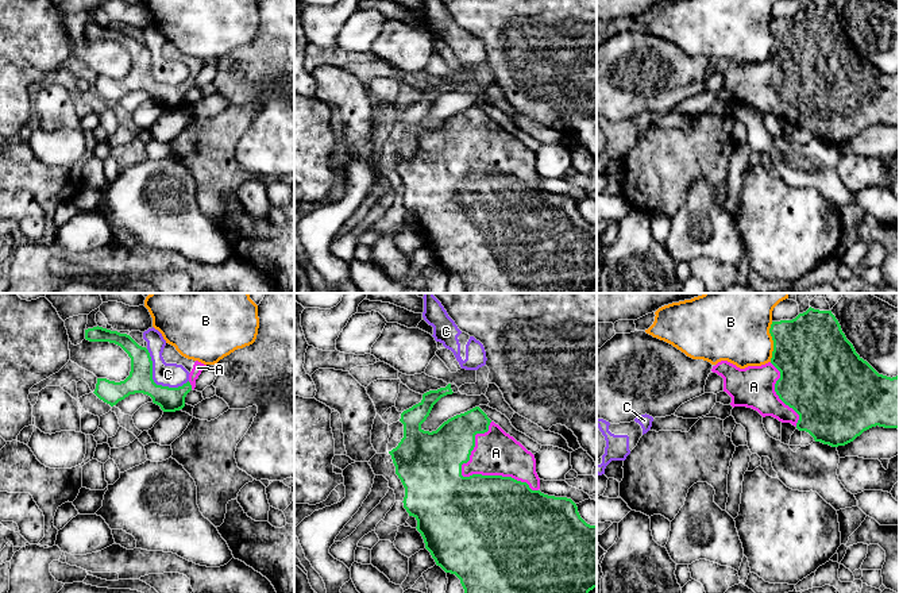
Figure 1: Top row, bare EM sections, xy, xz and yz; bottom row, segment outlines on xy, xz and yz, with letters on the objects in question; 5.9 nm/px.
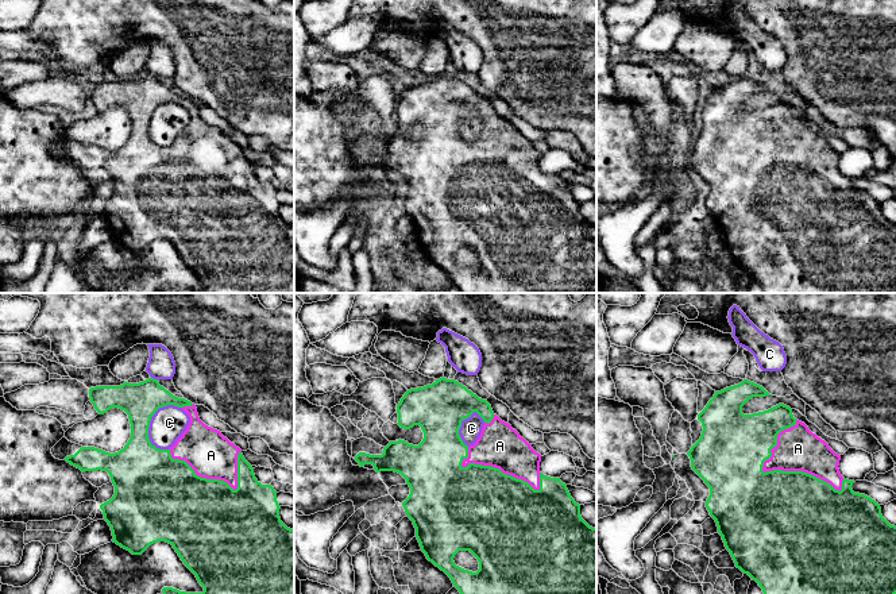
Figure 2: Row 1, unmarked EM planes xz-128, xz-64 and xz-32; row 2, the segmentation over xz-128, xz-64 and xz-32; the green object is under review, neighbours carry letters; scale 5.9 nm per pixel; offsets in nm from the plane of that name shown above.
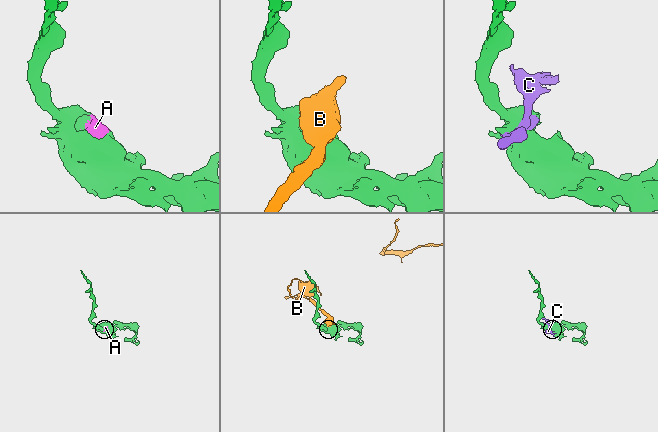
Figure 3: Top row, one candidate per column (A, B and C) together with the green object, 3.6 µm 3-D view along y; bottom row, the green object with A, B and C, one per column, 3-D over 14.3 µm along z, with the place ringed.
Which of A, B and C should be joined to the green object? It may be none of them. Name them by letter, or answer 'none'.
A

